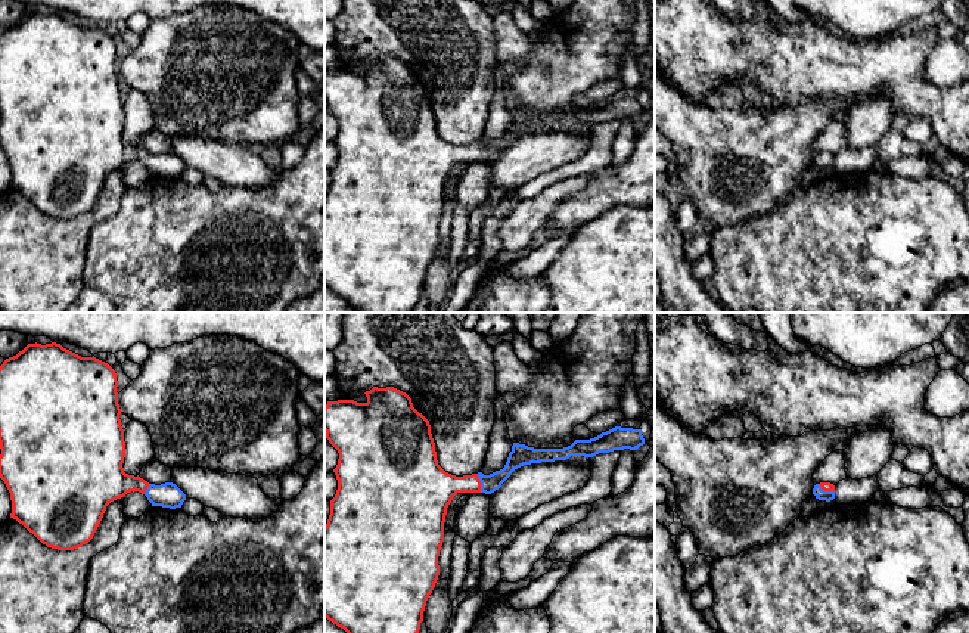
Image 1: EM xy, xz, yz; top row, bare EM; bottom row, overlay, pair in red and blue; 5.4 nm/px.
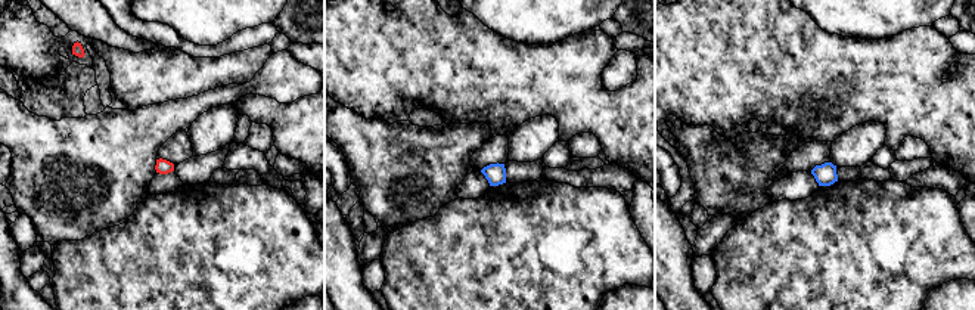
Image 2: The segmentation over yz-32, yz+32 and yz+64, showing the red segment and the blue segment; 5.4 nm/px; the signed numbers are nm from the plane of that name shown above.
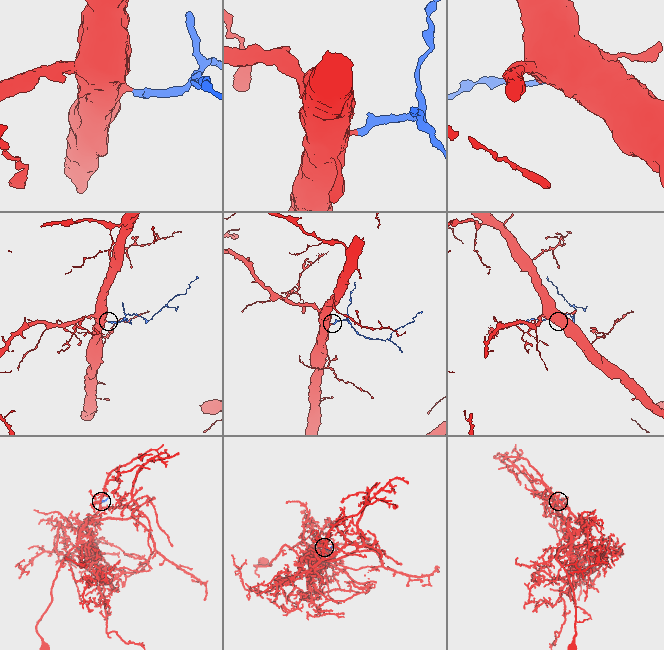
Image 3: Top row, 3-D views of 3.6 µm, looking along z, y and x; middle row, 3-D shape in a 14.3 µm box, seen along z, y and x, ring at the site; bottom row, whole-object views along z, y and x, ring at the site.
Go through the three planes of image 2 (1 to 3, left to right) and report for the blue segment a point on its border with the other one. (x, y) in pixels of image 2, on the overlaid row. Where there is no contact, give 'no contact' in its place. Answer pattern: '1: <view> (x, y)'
1: no contact
2: no contact
3: no contact

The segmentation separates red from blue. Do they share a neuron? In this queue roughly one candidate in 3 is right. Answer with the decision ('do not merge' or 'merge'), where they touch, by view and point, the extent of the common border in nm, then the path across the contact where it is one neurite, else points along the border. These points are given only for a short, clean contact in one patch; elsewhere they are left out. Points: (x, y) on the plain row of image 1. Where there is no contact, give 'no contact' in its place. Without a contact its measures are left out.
merge; meets red in xz at (480, 152); contact 110 nm long; runs through xz (434, 157), (480, 152), (491, 152), (518, 127)

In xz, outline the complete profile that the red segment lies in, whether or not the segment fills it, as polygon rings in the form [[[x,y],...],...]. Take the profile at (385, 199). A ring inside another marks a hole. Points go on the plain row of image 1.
[[[373,56],[364,63],[366,72],[338,69],[327,71],[324,75],[326,108],[339,122],[333,139],[338,159],[330,170],[330,184],[324,195],[324,286],[344,298],[355,313],[411,313],[414,310],[423,291],[426,270],[440,245],[438,226],[444,211],[447,177],[457,162],[491,164],[524,134],[566,130],[571,125],[593,127],[614,120],[636,120],[645,114],[642,99],[621,96],[590,109],[575,109],[563,118],[534,118],[513,112],[503,139],[490,145],[478,142],[456,146],[438,134],[429,90],[413,77],[406,62],[394,56]]]

